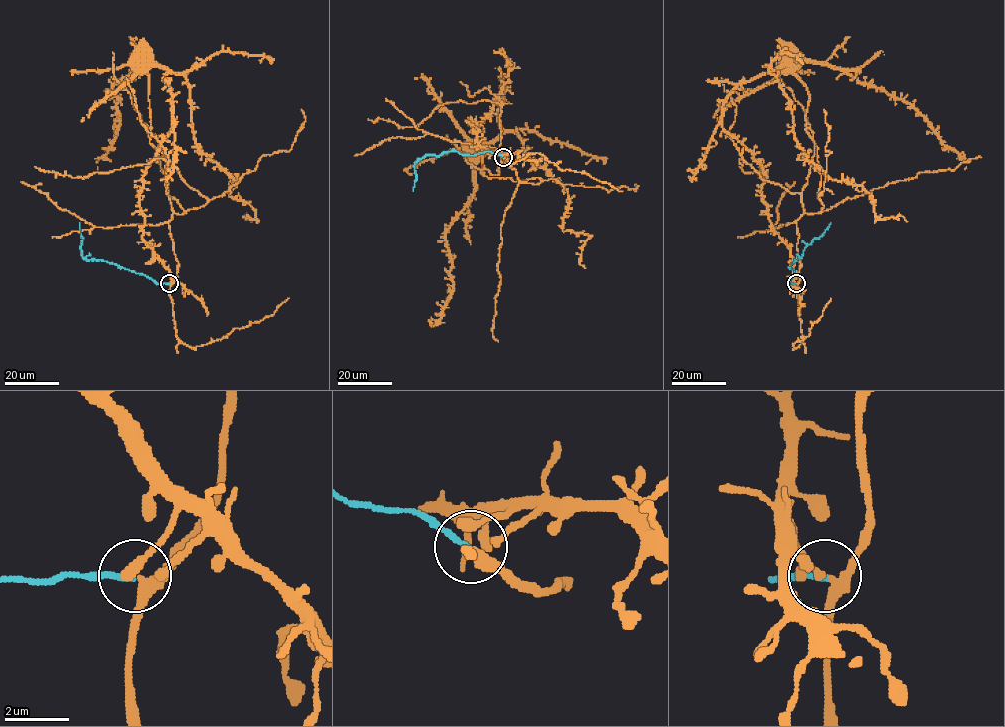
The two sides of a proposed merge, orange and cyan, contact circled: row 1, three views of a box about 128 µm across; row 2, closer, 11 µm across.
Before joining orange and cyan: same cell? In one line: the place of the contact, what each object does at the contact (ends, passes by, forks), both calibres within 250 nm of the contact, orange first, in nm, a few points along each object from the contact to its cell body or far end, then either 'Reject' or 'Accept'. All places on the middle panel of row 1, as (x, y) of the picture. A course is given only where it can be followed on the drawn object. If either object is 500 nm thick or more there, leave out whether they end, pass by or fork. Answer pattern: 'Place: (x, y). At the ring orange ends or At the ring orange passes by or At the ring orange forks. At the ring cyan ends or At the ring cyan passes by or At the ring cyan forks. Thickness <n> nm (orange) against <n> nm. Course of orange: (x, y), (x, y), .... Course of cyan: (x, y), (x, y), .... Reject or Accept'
Place: (503, 157). At the ring orange forks. At the ring cyan ends. Thickness 260 nm (orange) against 180 nm. Course of orange: (504, 157), (498, 174), (481, 169), (480, 150), (514, 132), (565, 189), (562, 230), (588, 236), (585, 267). Course of cyan: (503, 156), (488, 151), (474, 155), (456, 151), (428, 154), (414, 165), (417, 176), (413, 191). Accept

